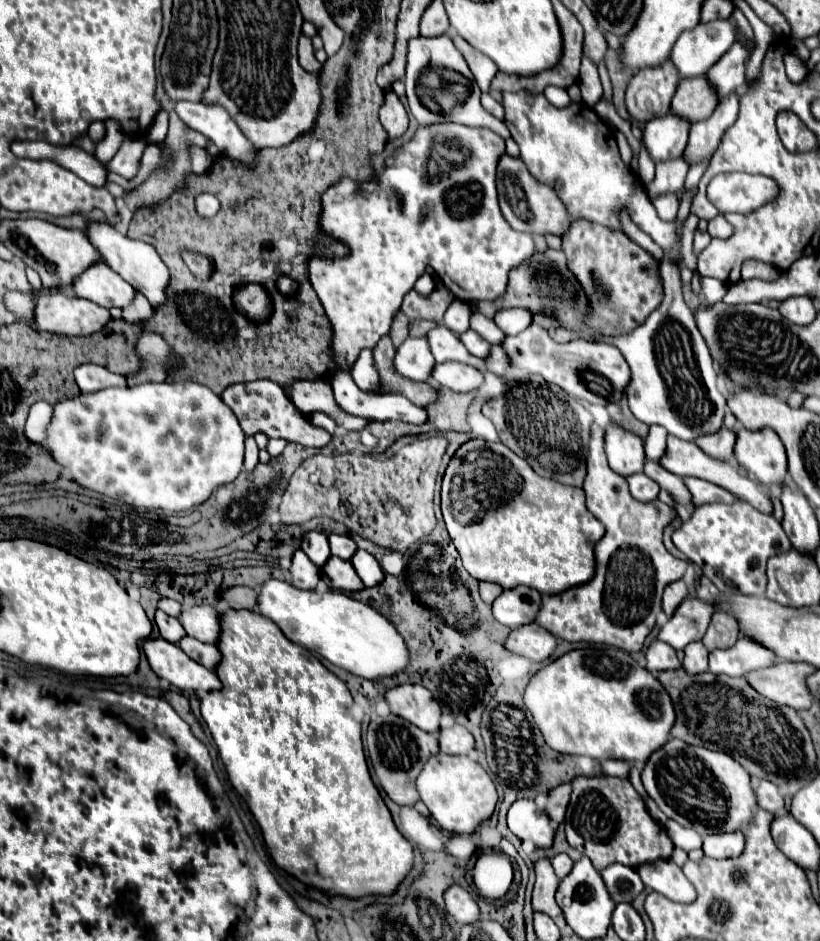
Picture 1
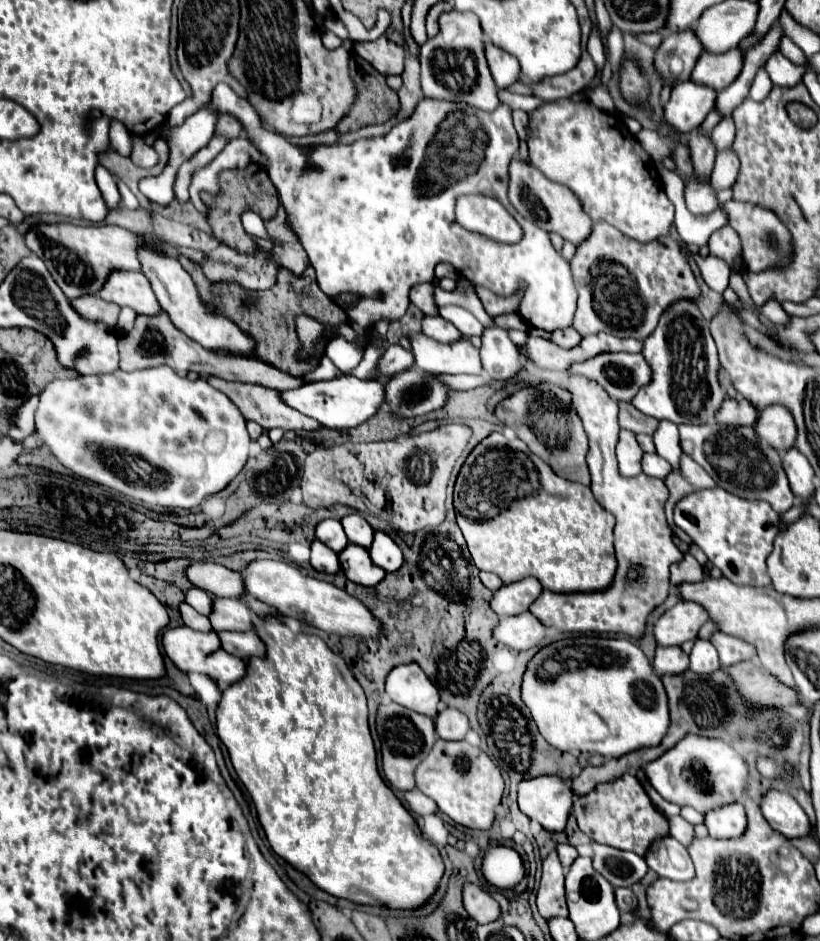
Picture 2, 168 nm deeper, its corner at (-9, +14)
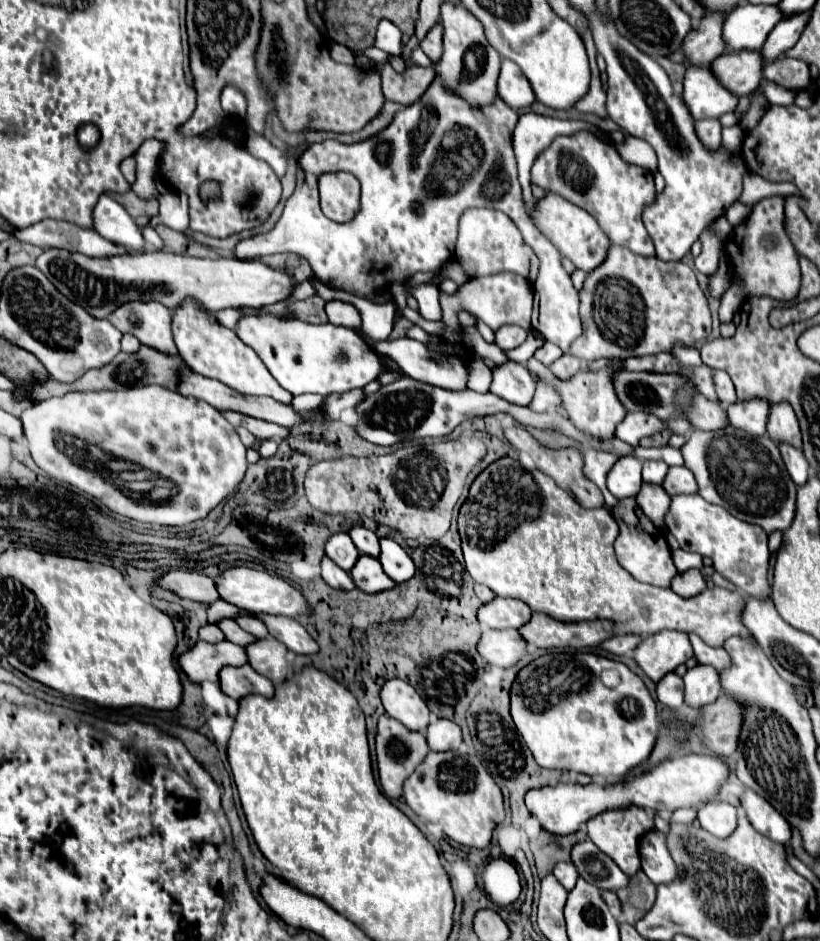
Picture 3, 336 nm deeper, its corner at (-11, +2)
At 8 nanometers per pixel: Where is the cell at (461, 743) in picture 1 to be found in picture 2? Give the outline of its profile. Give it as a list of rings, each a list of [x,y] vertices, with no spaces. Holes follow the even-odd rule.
[[[443,709],[435,719],[435,731],[441,739],[463,739],[469,731],[467,717],[457,709]]]

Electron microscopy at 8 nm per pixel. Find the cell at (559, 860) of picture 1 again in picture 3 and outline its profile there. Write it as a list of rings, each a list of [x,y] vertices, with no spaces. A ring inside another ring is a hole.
[[[557,863],[555,869],[553,869],[553,875],[559,879],[559,883],[561,883],[567,891],[571,891],[571,889],[575,887],[577,877],[579,877],[579,873],[577,873],[577,869],[575,869],[573,863]]]

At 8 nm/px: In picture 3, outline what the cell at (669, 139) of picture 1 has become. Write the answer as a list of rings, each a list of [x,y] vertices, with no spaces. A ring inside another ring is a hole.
[[[689,67],[683,79],[683,101],[695,121],[717,119],[737,105],[737,97],[723,89],[709,67]]]

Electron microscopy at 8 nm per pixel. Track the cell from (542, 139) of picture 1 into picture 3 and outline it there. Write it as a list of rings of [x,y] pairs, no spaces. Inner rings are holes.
[[[579,131],[565,139],[555,139],[551,147],[535,159],[531,181],[589,211],[611,243],[623,245],[637,255],[655,257],[655,245],[641,217],[643,209],[657,199],[653,175],[643,167],[623,161],[611,143],[595,137],[591,131]]]

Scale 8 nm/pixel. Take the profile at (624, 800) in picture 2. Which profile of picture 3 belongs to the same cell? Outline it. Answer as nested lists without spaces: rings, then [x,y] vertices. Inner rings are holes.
[[[629,805],[629,807],[621,807],[621,809],[609,809],[599,813],[597,817],[587,821],[587,831],[589,831],[589,839],[605,853],[609,855],[627,875],[635,875],[641,869],[641,859],[639,859],[639,841],[645,833],[649,833],[651,829],[655,829],[653,823],[653,815],[641,807]]]

